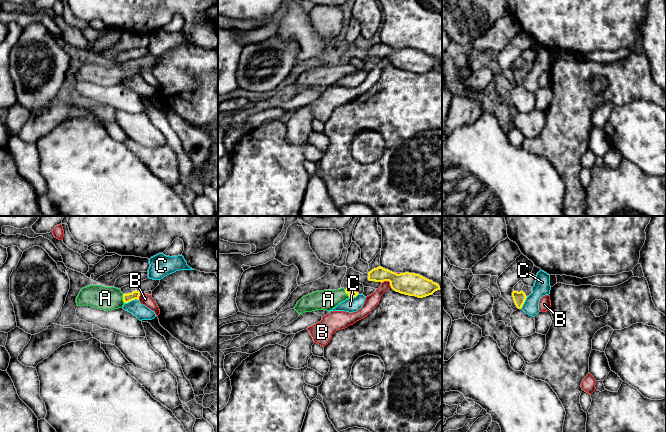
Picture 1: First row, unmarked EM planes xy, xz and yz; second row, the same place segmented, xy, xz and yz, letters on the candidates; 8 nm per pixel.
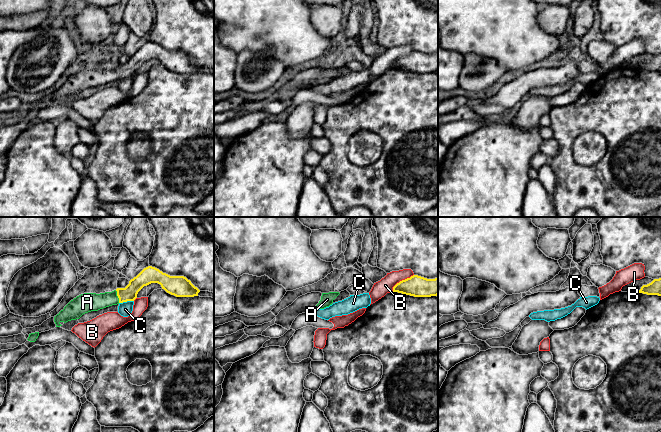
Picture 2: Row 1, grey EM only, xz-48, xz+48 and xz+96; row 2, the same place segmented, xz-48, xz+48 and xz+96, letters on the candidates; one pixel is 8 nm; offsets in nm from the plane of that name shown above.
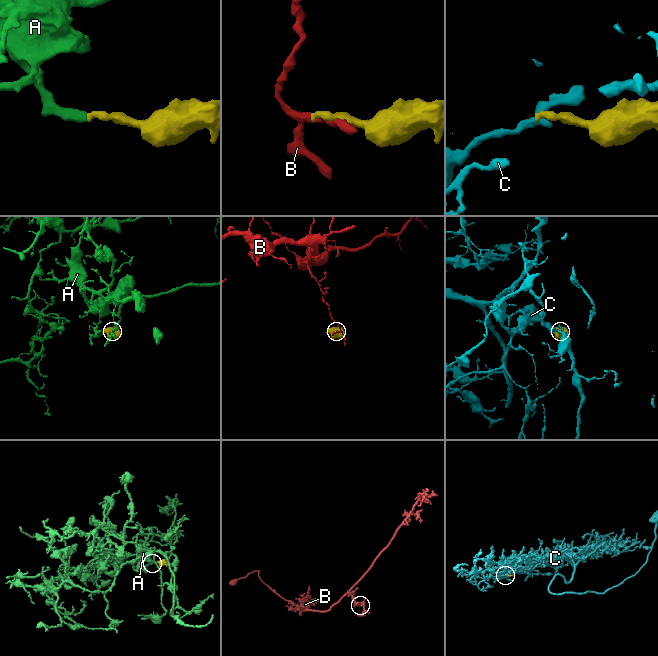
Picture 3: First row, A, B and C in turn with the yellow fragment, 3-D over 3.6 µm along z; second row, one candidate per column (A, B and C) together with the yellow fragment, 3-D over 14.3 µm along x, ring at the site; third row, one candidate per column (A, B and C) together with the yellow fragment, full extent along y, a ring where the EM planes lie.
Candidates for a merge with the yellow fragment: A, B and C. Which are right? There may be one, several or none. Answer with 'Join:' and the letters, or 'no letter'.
Join: A

